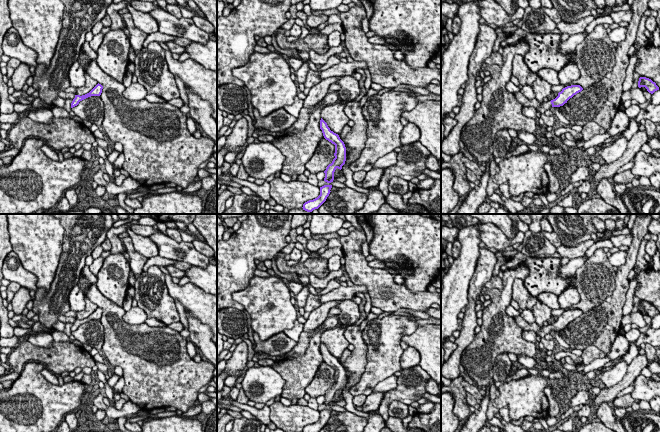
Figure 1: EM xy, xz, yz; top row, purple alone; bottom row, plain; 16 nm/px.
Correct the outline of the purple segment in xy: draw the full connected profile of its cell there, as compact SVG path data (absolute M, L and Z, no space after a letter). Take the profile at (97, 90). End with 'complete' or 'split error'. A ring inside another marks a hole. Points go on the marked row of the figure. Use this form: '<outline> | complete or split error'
M97 84L89 93L85 94L85 95L75 95L75 98L73 99L72 103L71 103L71 108L77 106L79 104L80 101L91 97L91 96L100 96L102 93L102 89L103 86L101 84Z | complete

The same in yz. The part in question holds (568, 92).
M580 85L567 86L558 93L558 96L555 99L548 102L543 102L541 104L539 104L536 99L529 100L520 91L513 94L515 99L520 102L522 106L533 106L538 112L544 114L547 110L553 107L563 106L570 98L572 98L574 95L581 92L582 90L583 88Z | split error

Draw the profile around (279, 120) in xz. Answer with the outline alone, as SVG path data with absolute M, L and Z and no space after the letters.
M254 108L253 116L256 120L255 127L261 127L271 132L284 132L297 120L296 117L289 114L284 108L275 110L264 117L260 115L258 109Z

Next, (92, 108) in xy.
M91 96L79 102L72 108L76 116L88 120L97 126L102 126L104 119L104 103L100 96Z

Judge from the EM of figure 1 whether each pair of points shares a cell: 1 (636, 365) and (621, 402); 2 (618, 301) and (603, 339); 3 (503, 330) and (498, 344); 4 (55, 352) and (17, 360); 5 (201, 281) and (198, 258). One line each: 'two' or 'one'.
1: two
2: one
3: one
4: one
5: two

